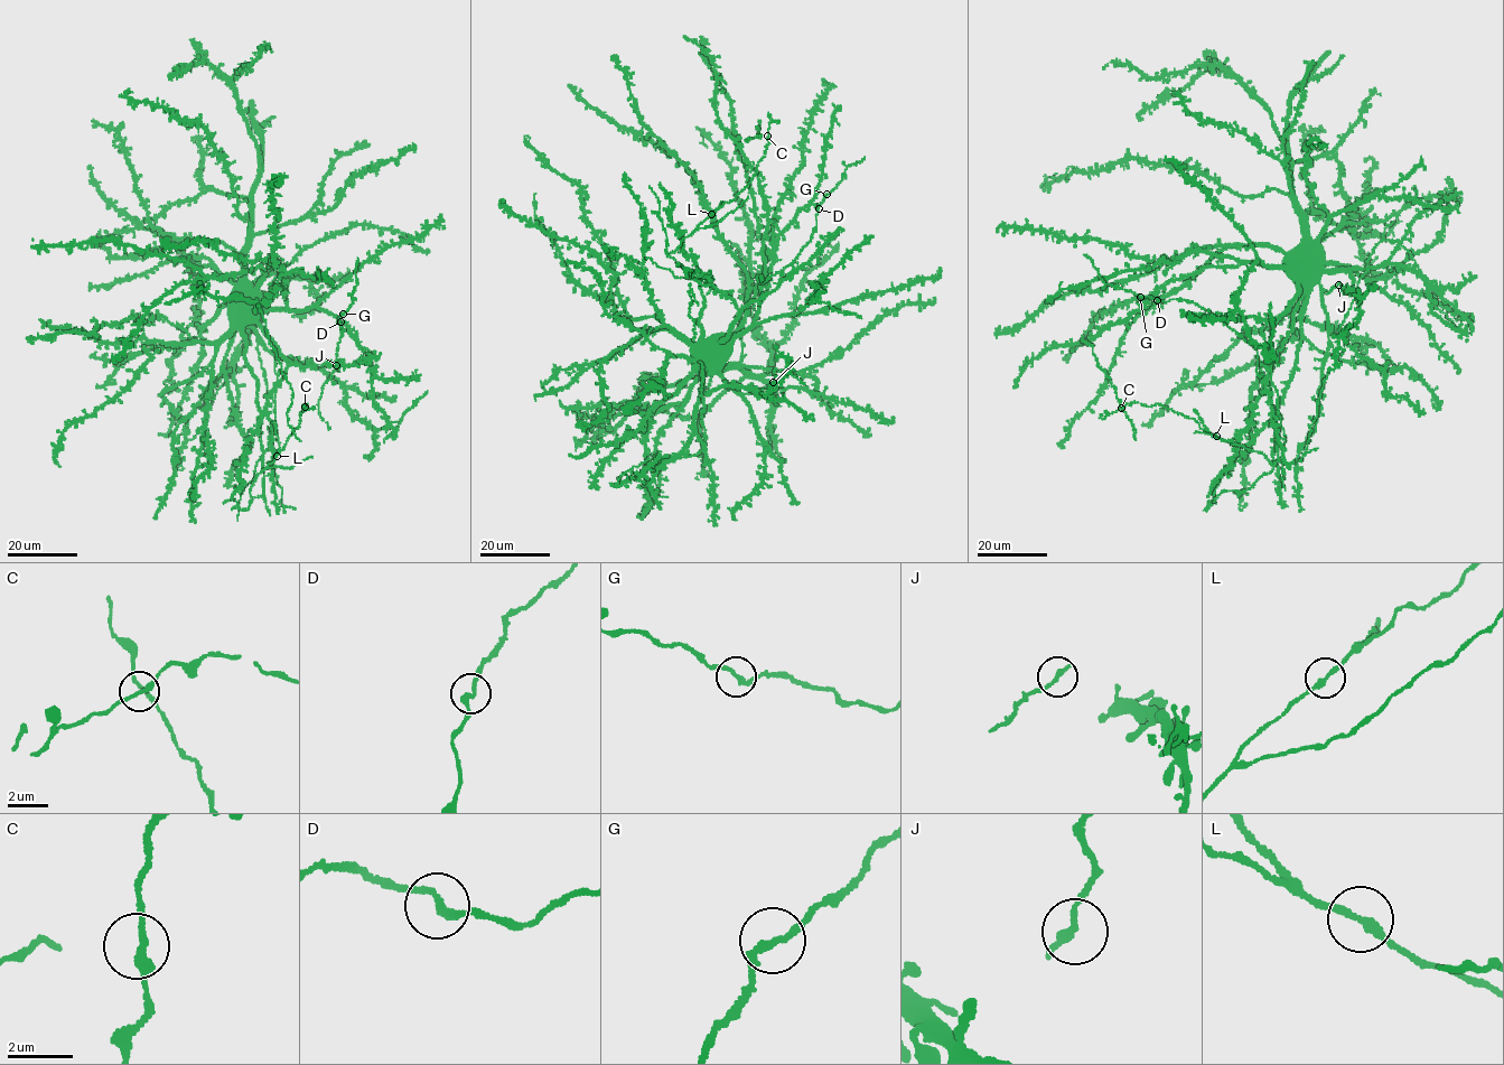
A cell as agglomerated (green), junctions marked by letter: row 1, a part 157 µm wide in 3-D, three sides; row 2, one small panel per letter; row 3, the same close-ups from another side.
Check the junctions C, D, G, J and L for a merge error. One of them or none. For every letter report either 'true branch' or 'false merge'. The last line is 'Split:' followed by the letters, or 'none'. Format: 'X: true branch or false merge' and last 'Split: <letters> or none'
C: true branch
D: true branch
G: true branch
J: true branch
L: true branch
Split: none

